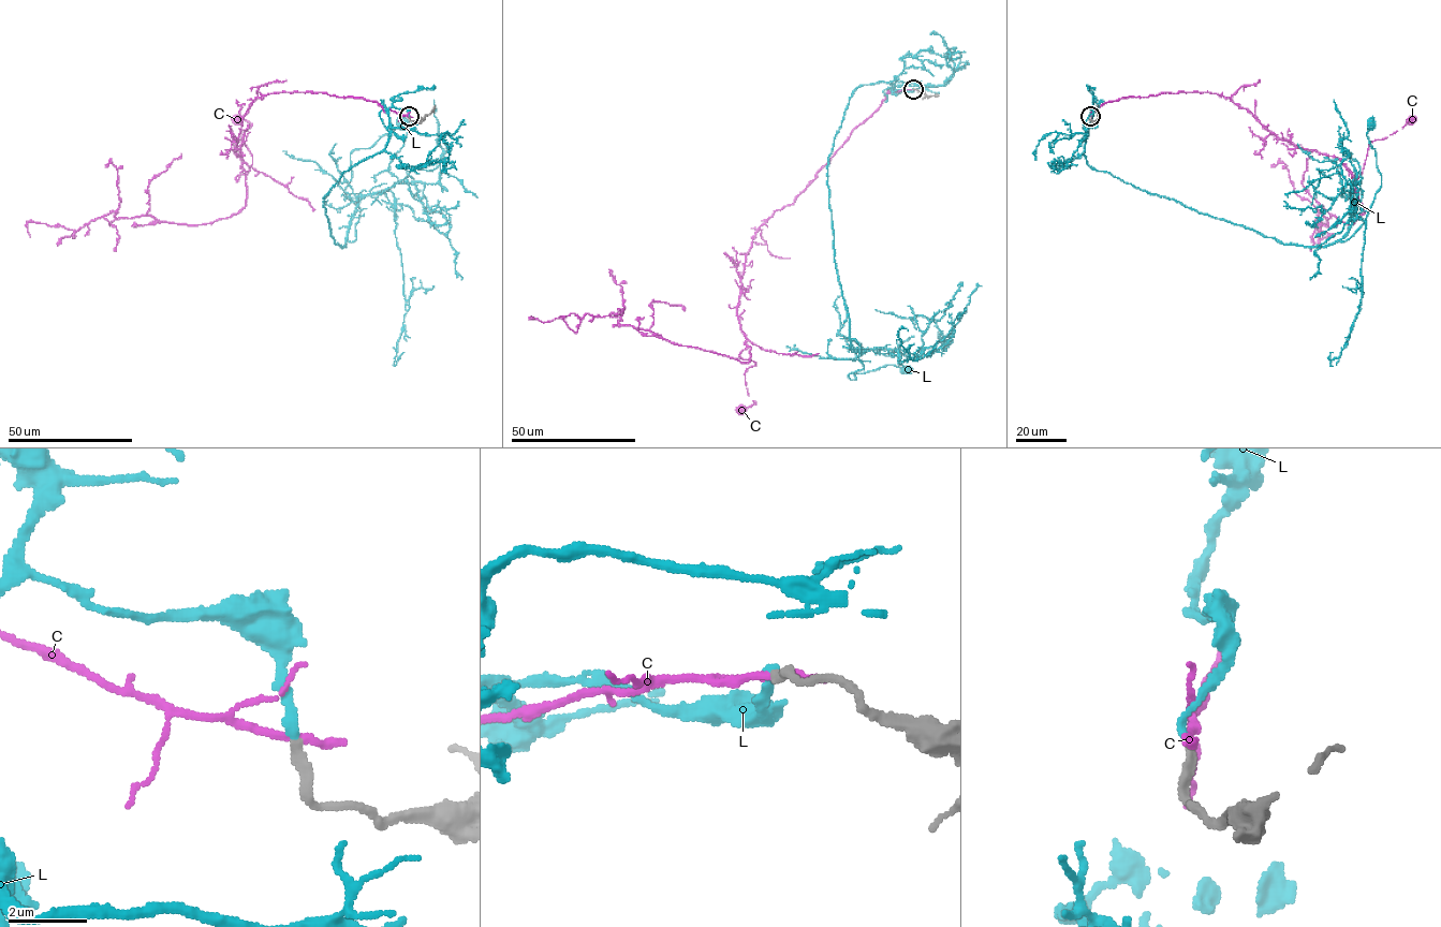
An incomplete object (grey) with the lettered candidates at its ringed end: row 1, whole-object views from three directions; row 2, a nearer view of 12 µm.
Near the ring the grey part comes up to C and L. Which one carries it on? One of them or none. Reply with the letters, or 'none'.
L

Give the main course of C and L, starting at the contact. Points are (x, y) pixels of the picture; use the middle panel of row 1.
C: (912, 89), (887, 92), (755, 233), (737, 308), (740, 357), (755, 363), (745, 373), (755, 402), (740, 409)
L: (912, 89), (878, 82), (855, 89), (827, 180), (834, 262), (863, 368), (850, 378), (886, 365), (906, 369)

